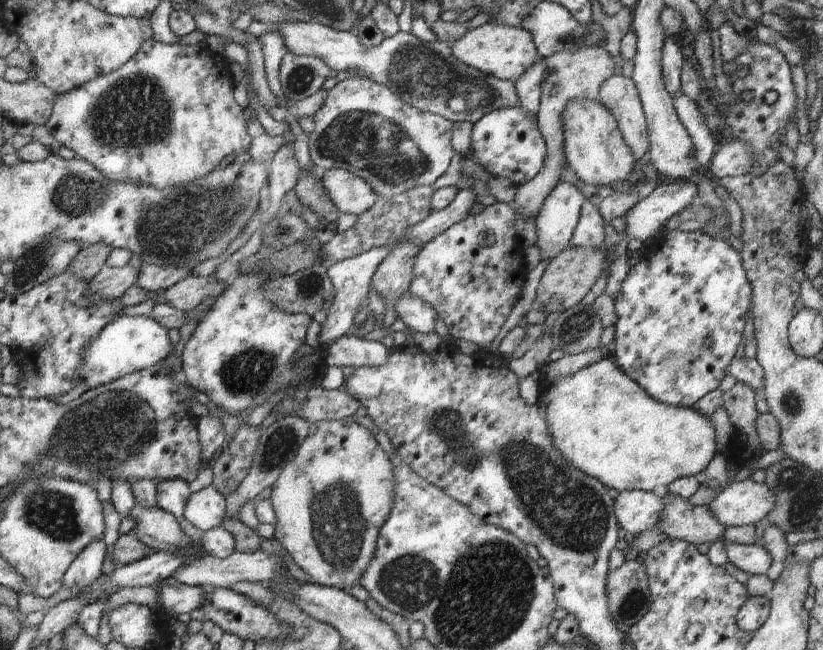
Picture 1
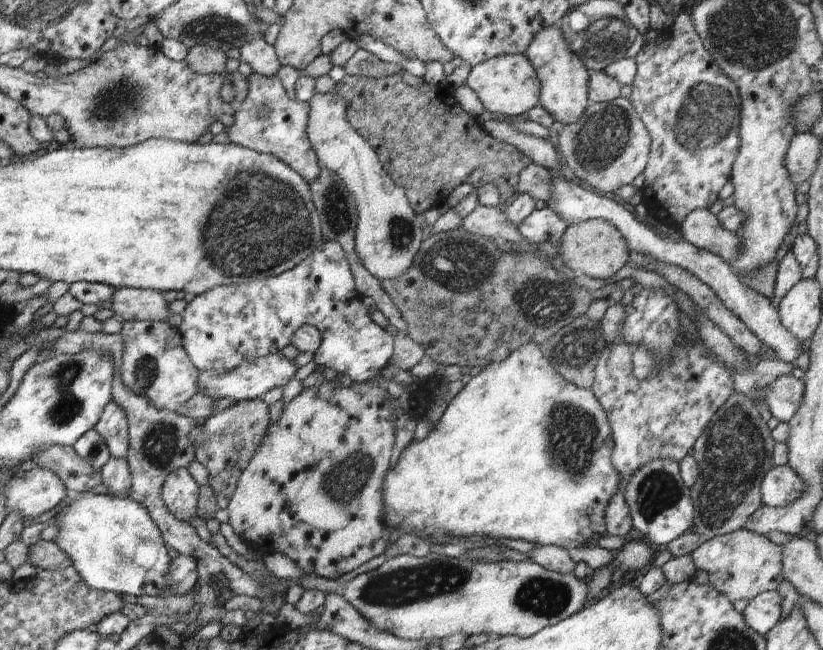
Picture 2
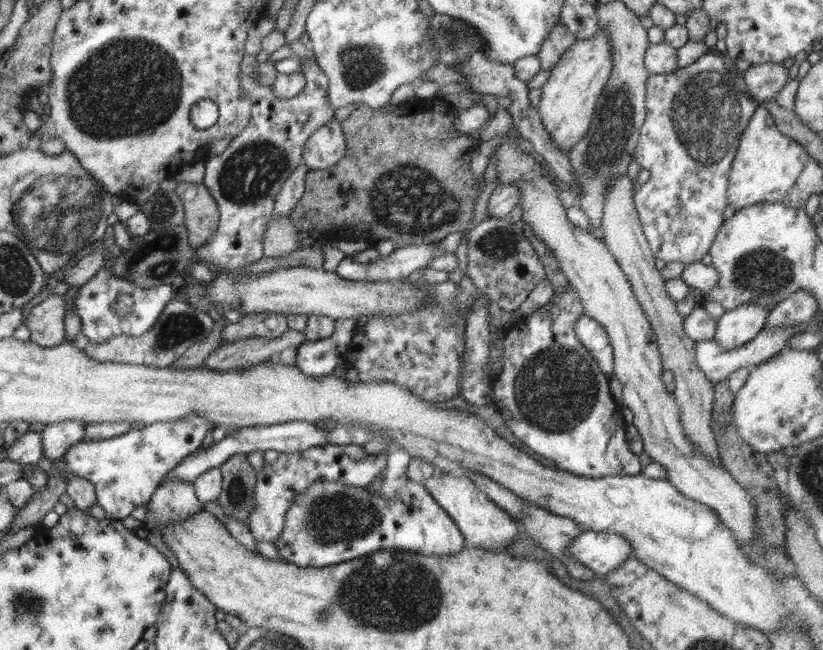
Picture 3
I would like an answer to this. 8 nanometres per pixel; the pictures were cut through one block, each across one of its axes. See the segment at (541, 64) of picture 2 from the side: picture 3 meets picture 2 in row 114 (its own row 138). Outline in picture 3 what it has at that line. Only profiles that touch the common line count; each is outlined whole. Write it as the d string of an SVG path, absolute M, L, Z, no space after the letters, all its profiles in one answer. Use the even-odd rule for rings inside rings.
M600 29L592 38L578 39L550 70L550 78L542 87L537 110L545 132L560 152L570 152L588 134L596 103L612 71L612 46L606 32Z

